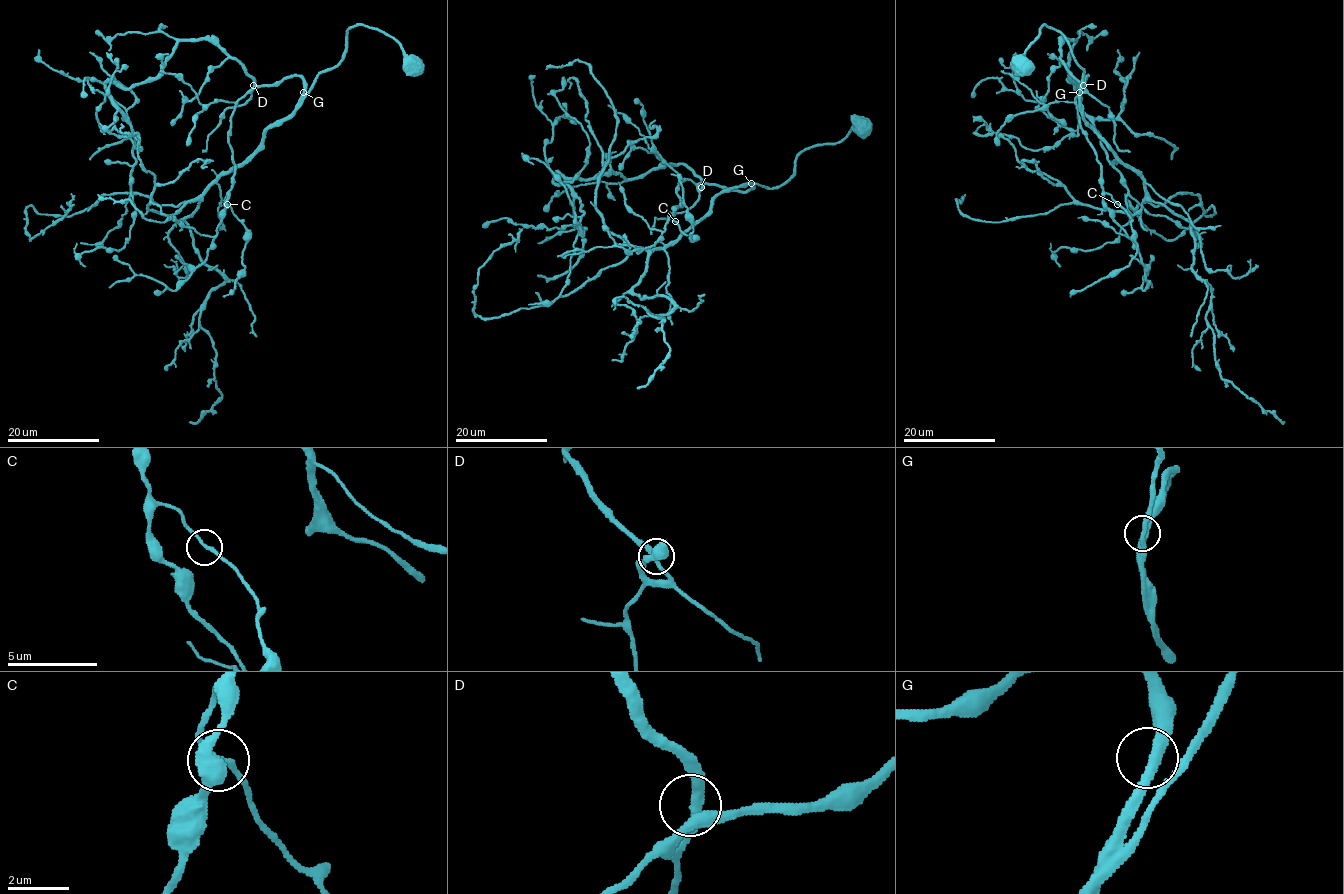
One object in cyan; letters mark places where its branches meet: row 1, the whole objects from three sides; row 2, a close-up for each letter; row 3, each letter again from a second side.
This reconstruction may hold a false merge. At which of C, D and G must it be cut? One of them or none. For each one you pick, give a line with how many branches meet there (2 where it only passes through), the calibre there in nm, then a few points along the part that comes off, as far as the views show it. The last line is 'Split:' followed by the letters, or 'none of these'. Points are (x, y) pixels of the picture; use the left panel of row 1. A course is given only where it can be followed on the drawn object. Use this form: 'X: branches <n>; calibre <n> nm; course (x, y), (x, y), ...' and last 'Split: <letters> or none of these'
Split: none of these

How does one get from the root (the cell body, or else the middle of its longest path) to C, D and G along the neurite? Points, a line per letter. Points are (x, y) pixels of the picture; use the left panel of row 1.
C: (413, 66), (391, 36), (354, 25), (342, 59), (306, 94), (298, 76), (252, 87), (230, 119), (227, 204)
D: (413, 66), (391, 36), (354, 25), (347, 30), (342, 59), (322, 71), (306, 94), (298, 76), (253, 85)
G: (413, 66), (391, 36), (354, 25), (347, 30), (342, 59), (322, 71), (306, 94), (303, 92)

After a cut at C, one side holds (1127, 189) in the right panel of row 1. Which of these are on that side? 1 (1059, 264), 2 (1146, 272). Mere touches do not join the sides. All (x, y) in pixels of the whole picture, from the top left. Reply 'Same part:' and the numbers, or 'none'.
Same part: 1, 2

